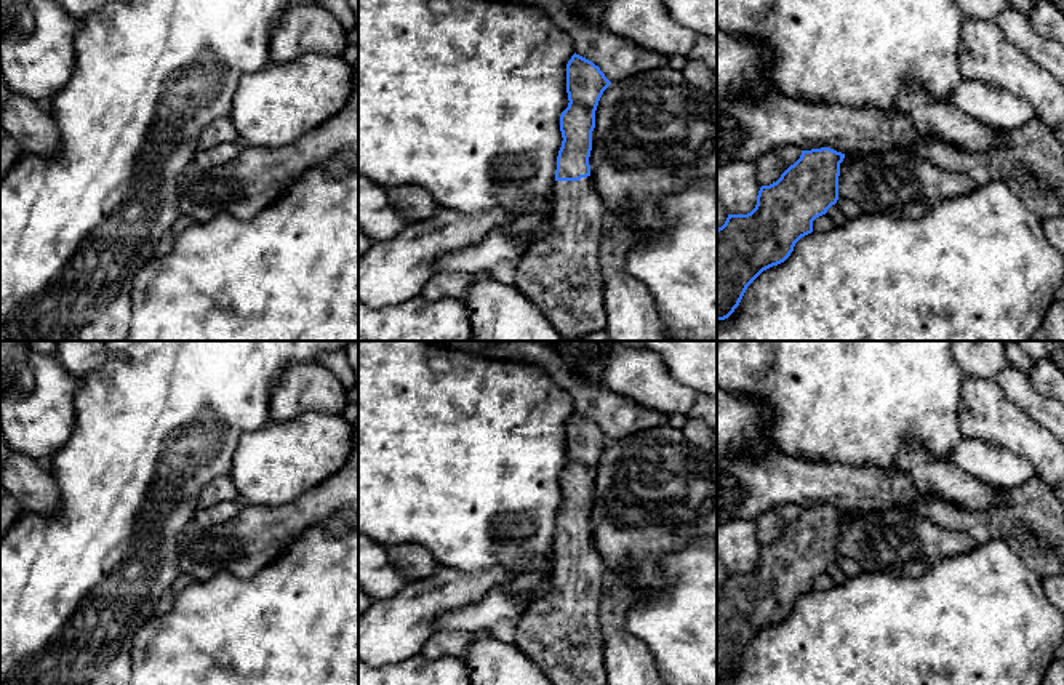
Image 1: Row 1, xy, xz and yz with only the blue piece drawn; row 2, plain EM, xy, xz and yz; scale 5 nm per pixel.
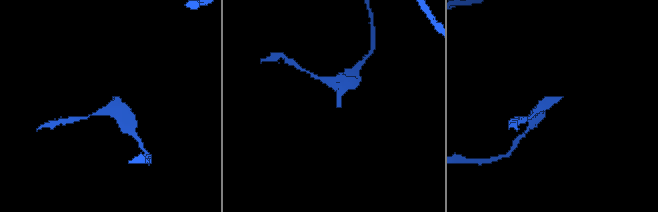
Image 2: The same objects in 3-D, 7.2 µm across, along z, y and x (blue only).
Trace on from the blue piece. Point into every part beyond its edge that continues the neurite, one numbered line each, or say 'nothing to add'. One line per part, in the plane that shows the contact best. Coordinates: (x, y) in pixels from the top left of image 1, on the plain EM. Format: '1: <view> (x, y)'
1: xz (560, 632)

